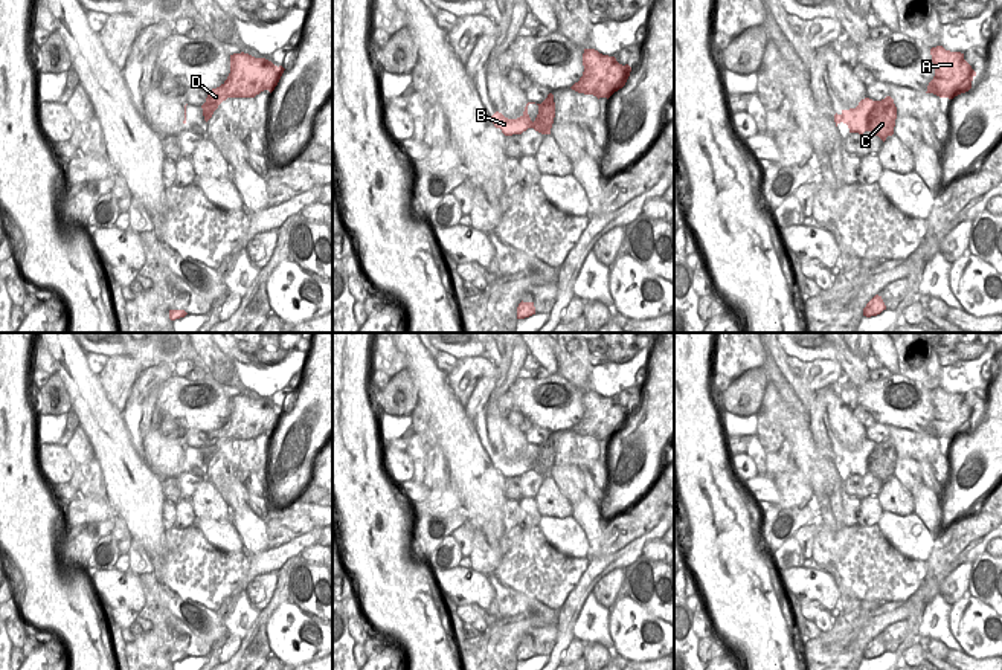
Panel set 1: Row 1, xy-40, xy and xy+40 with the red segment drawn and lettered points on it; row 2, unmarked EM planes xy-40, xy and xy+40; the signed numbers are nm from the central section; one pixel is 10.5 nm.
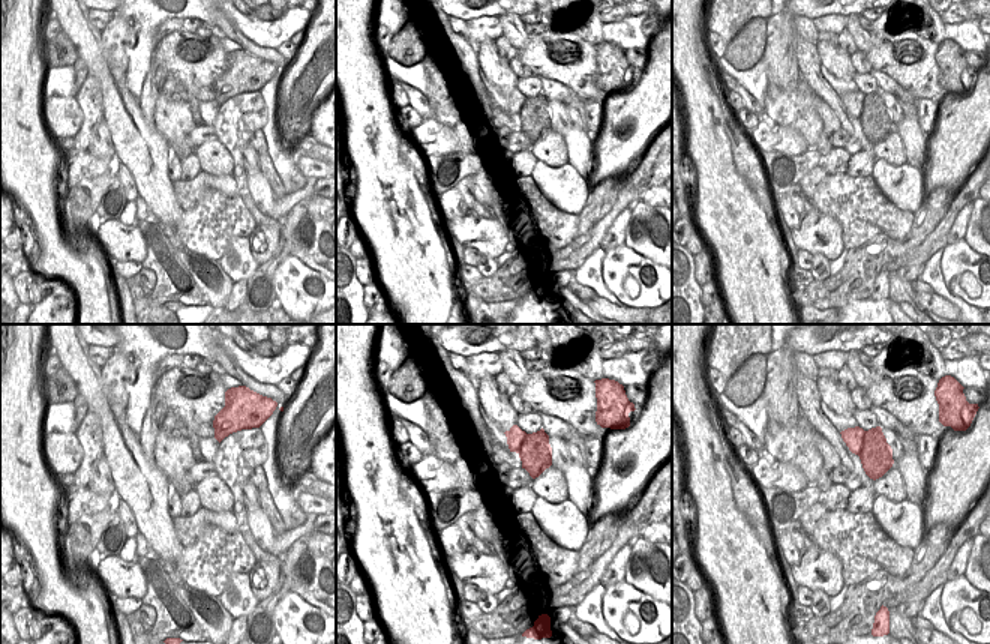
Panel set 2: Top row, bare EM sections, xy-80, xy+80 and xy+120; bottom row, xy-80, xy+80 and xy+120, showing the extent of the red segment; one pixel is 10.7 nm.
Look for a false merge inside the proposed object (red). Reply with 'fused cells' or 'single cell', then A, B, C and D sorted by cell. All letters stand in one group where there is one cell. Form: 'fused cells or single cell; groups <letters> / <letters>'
fused cells; groups A D / B C

